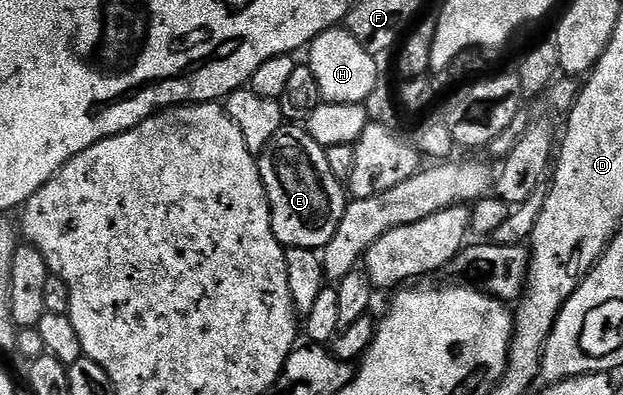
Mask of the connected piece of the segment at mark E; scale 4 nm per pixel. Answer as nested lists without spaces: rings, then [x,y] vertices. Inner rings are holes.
[[[297,124],[282,126],[271,144],[259,156],[261,179],[269,197],[271,224],[282,246],[320,251],[335,236],[347,205],[347,190],[342,179],[331,172],[325,147],[320,146]]]

